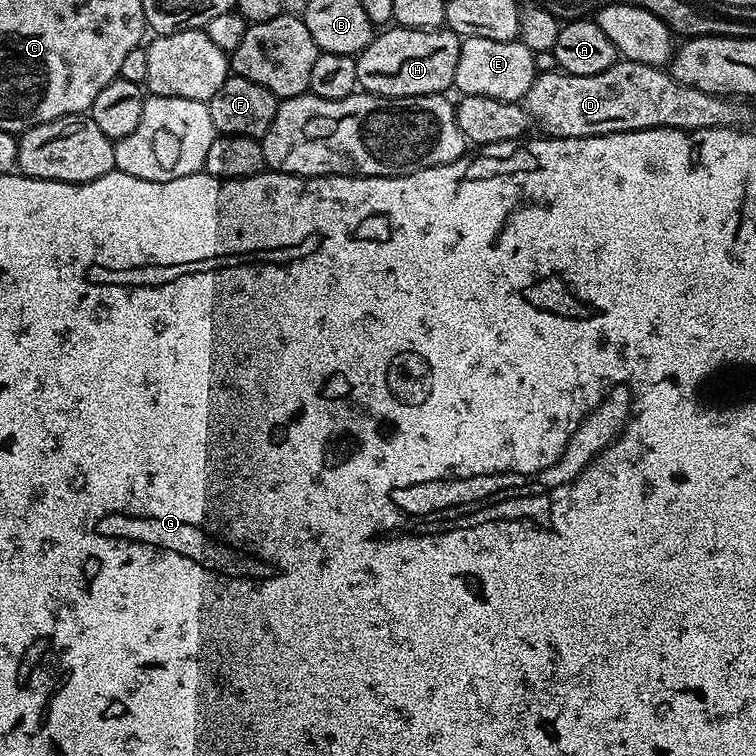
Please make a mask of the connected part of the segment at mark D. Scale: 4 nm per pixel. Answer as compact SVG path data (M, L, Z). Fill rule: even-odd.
M617 59L602 74L572 76L569 72L541 72L526 90L522 101L529 117L545 128L549 137L605 136L615 132L637 132L647 128L681 128L687 132L703 128L748 126L752 112L747 103L712 96L686 86L663 67Z

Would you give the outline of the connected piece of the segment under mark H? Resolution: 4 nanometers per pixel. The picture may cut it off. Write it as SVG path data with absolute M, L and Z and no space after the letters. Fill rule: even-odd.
M388 26L356 56L358 85L375 96L435 96L447 93L456 82L461 37L444 28L410 30Z

